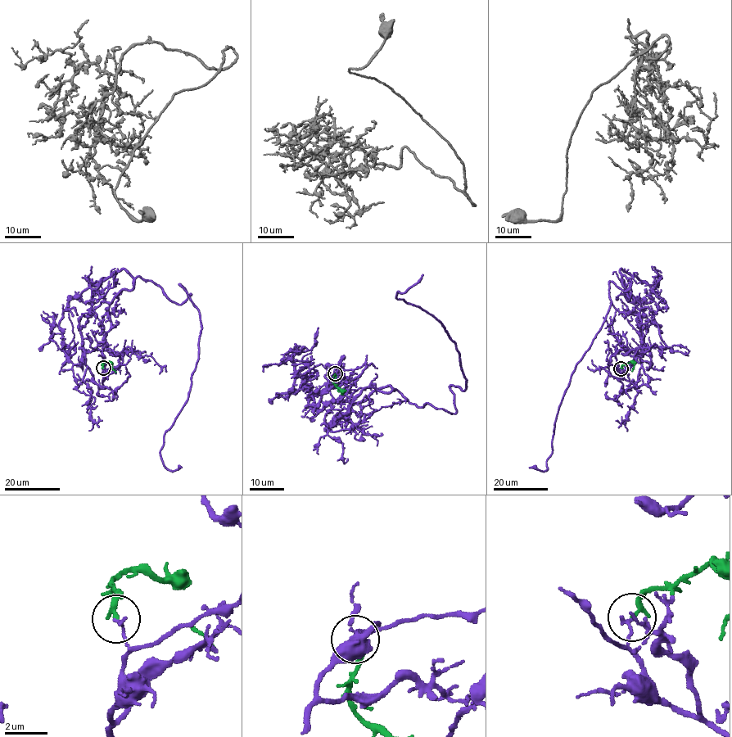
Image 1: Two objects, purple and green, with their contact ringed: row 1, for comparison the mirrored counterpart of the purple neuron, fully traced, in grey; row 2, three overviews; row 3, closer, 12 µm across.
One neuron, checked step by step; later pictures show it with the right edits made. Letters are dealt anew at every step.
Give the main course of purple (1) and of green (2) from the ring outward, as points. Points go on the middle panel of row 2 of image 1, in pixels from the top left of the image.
1: (334, 374), (314, 404), (374, 388), (456, 412), (456, 345), (395, 297), (423, 274)
2: (334, 374), (336, 386), (342, 392), (345, 391)

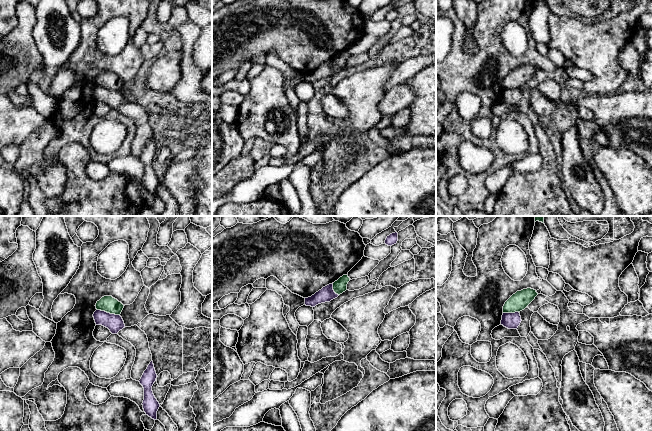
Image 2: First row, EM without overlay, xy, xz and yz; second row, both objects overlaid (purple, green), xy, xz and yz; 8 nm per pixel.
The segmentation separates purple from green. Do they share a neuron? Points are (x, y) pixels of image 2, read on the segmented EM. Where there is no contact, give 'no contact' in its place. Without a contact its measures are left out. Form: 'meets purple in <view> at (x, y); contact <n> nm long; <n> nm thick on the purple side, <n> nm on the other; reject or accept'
meets purple in xy at (108, 313); contact 190 nm long; 140 nm thick on the purple side, 130 nm on the other; reject

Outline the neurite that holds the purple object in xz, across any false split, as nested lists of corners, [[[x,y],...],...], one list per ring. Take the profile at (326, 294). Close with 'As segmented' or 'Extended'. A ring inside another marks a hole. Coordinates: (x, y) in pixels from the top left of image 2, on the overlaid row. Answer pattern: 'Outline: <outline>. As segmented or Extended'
Outline: [[[333,283],[323,287],[311,297],[305,298],[305,305],[315,307],[318,304],[330,302],[339,295],[333,290]]]. As segmented

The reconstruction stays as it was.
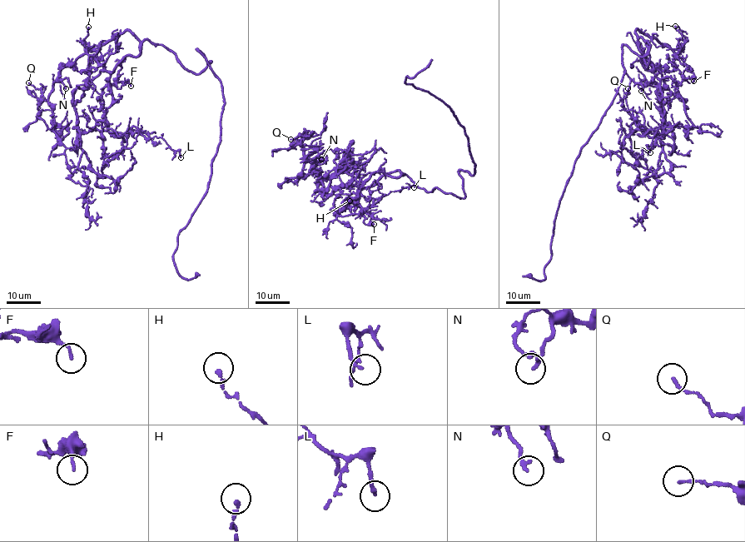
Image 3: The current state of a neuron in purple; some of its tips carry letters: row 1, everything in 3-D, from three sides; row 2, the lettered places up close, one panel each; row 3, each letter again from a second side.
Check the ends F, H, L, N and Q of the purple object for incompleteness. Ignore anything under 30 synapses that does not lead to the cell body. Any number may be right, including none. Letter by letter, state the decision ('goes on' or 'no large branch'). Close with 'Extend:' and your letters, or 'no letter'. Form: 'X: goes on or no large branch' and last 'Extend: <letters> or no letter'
F: no large branch
H: no large branch
L: no large branch
N: no large branch
Q: no large branch
Extend: no letter

